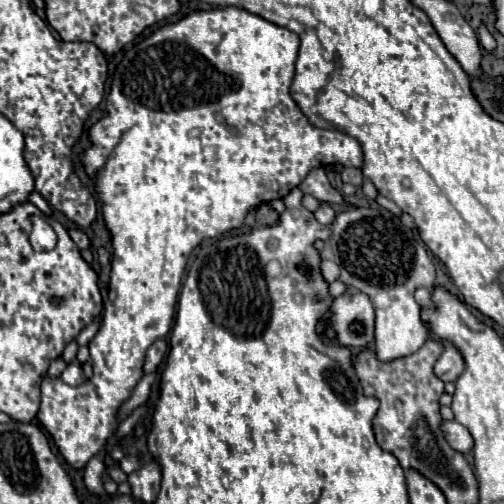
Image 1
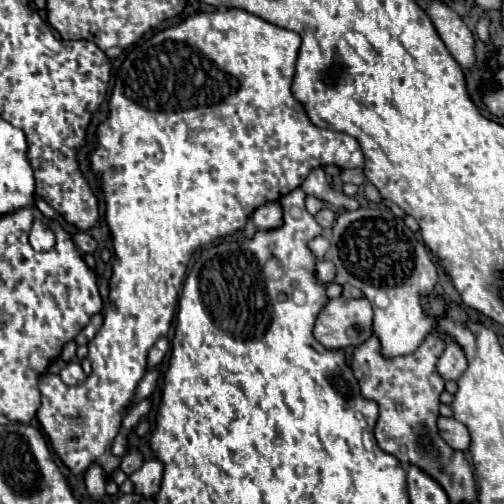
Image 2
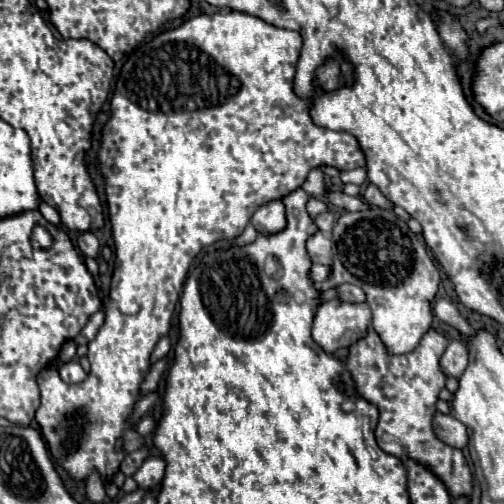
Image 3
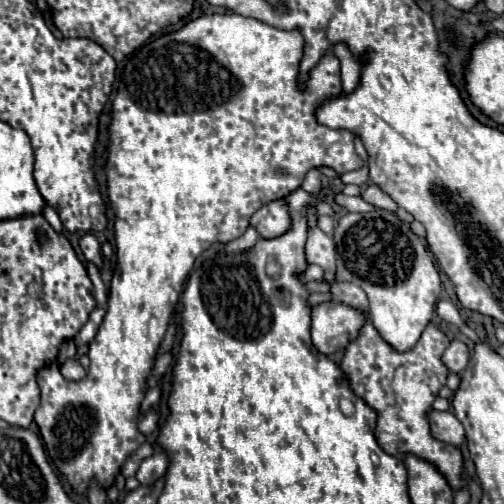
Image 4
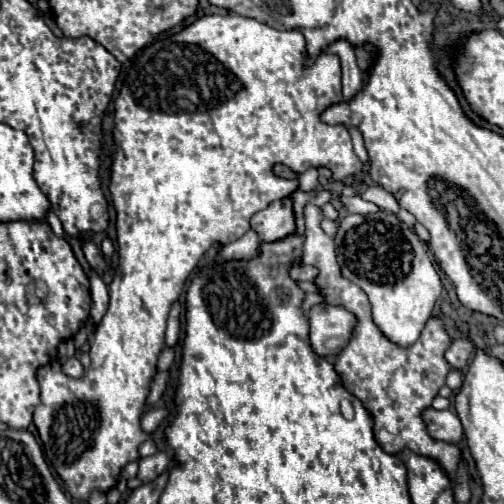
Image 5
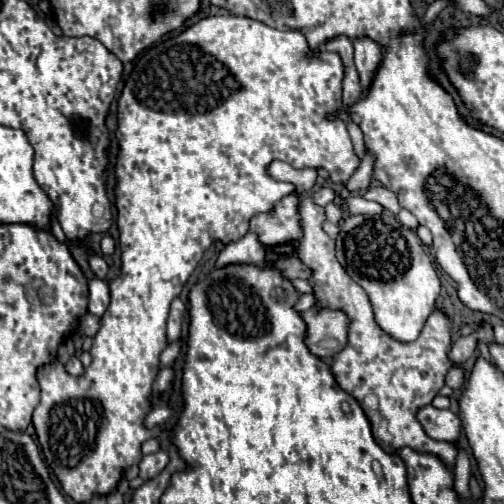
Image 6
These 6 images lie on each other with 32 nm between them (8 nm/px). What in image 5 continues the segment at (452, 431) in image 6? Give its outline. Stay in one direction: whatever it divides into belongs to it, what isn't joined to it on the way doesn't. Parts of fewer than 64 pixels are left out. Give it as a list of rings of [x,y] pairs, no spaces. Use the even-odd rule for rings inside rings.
[[[428,408],[428,412],[424,412],[424,422],[428,424],[430,436],[436,440],[444,440],[448,444],[458,444],[464,436],[464,428],[462,428],[458,416],[452,414],[450,410]]]

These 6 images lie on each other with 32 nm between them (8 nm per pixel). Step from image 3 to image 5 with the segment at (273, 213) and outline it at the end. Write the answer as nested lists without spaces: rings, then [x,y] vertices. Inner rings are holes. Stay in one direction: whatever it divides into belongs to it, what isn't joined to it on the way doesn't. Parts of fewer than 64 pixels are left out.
[[[290,198],[276,200],[268,208],[256,212],[250,220],[250,226],[258,232],[260,240],[264,242],[272,242],[288,236],[288,232],[292,232],[294,228]]]

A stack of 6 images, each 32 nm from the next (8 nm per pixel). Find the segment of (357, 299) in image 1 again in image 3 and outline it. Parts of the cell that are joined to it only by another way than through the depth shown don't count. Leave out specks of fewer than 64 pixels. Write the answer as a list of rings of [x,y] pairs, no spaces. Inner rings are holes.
[[[338,298],[320,304],[312,338],[326,350],[336,354],[336,350],[346,350],[368,334],[372,322],[372,310],[366,302],[342,302]]]

